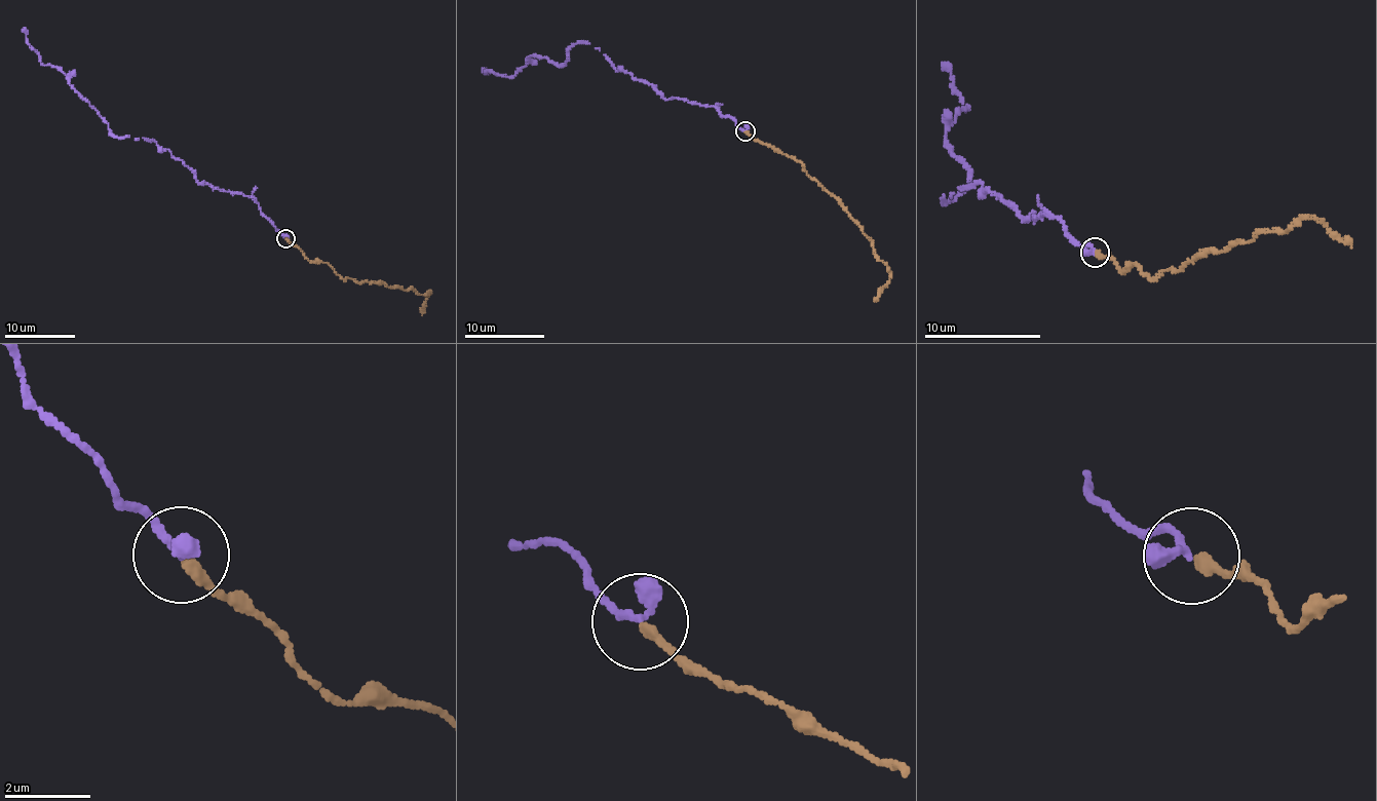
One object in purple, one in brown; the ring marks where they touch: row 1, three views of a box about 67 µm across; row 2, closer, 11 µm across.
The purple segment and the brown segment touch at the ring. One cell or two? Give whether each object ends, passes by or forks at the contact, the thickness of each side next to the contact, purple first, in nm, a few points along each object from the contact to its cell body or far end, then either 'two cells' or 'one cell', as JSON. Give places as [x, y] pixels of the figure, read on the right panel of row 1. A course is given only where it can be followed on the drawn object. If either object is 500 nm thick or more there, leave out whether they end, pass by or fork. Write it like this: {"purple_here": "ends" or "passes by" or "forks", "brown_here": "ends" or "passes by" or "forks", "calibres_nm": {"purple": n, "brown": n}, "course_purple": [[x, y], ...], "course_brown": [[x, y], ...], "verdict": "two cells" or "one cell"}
{"purple_here": "ends", "brown_here": "ends", "calibres_nm": {"purple": 320, "brown": 240}, "course_purple": [[1094, 252], [980, 183], [946, 203], [967, 187], [969, 166], [945, 139], [967, 110], [942, 63]], "course_brown": [[1097, 252], [1121, 271], [1134, 263], [1151, 278], [1262, 232], [1289, 230], [1303, 219], [1317, 218], [1351, 248]], "verdict": "one cell"}

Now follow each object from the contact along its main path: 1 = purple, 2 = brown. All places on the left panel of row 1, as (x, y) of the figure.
1: (285, 237), (251, 195), (199, 182), (154, 141), (115, 138), (69, 78), (44, 65), (24, 27)
2: (285, 238), (310, 261), (327, 263), (342, 278), (413, 289), (423, 295), (429, 292), (422, 315)

